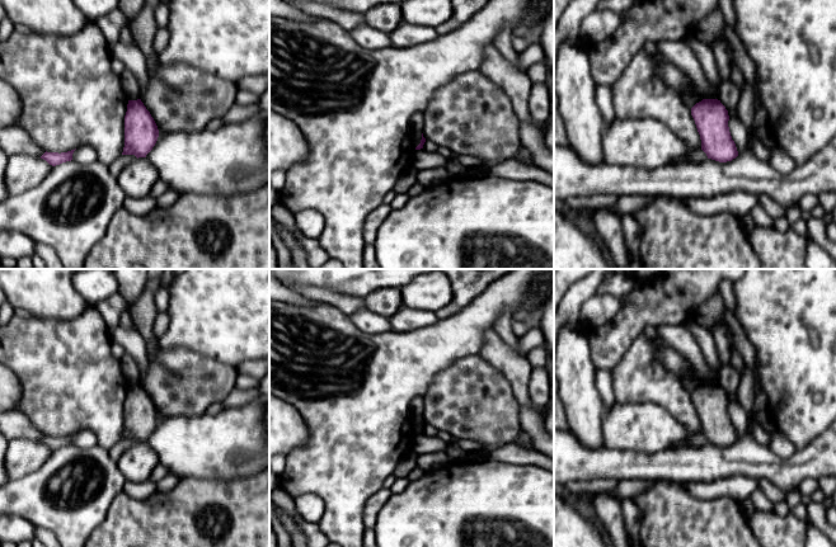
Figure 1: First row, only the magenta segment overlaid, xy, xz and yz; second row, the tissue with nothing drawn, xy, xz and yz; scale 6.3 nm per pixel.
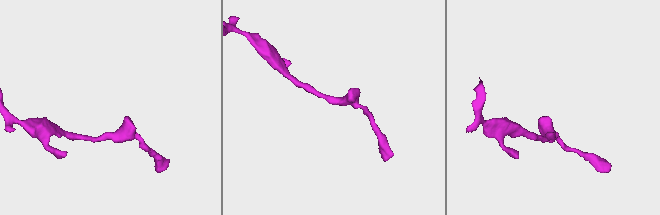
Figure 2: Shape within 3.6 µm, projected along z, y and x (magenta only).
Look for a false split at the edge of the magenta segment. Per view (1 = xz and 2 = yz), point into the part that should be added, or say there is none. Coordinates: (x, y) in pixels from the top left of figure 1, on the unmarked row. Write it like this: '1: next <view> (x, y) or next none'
1: next none
2: next none

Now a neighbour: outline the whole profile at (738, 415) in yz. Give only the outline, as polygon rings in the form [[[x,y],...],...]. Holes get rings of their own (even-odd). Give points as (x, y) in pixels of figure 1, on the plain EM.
[[[729,401],[728,405],[729,416],[732,420],[732,424],[736,428],[738,439],[742,438],[748,432],[748,414],[747,411],[741,406],[738,401]]]

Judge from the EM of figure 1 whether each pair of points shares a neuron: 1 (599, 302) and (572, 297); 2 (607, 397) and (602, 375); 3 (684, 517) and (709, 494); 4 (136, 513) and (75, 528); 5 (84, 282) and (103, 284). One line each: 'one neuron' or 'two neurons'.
1: two neurons
2: one neuron
3: two neurons
4: two neurons
5: one neuron

